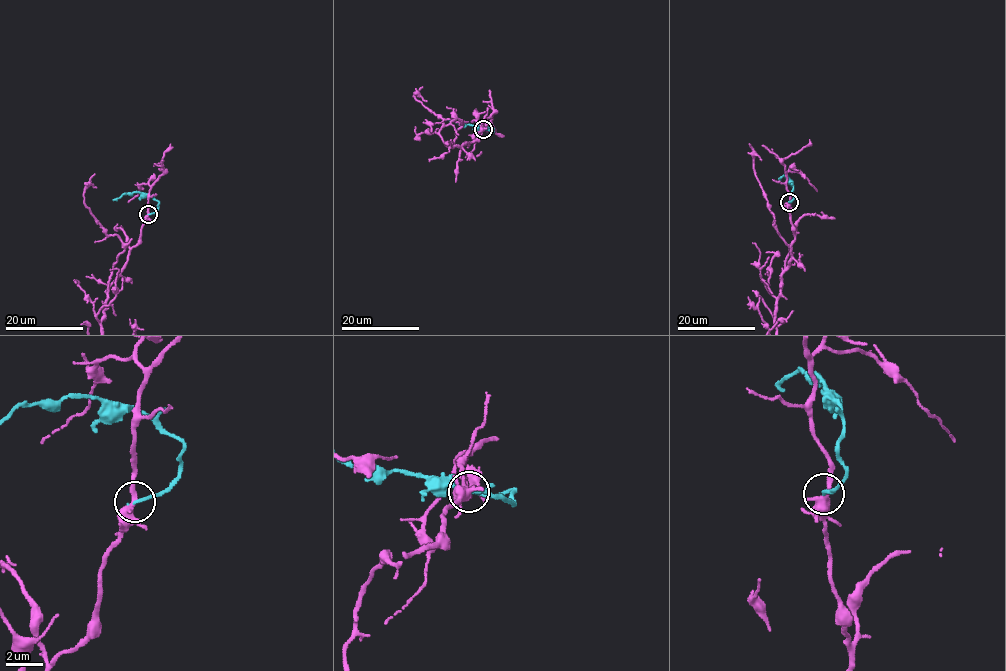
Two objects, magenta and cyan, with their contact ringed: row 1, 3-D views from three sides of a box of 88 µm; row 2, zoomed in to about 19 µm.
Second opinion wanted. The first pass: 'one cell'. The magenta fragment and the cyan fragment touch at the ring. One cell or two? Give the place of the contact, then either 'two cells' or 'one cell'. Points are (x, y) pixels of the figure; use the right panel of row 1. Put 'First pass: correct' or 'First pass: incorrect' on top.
First pass: incorrect
place (789, 202); two cells

